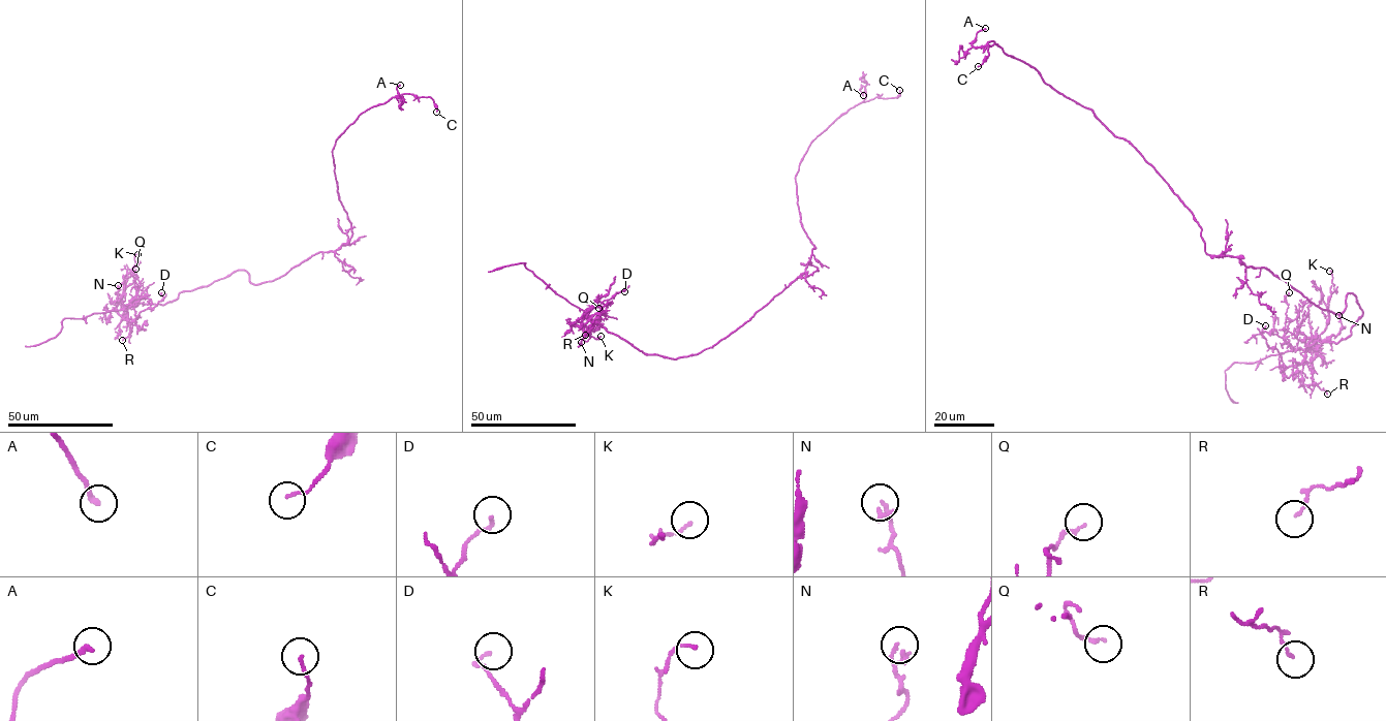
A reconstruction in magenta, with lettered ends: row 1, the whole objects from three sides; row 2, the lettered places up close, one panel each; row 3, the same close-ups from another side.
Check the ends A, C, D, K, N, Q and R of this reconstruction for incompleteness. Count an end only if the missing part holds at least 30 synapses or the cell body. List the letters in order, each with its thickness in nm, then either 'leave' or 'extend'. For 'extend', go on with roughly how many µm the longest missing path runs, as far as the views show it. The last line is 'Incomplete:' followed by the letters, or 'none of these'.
A: 190 nm thick; leave
C: 100 nm thick; leave
D: 130 nm thick; leave
K: 100 nm thick; leave
N: 110 nm thick; leave
Q: 140 nm thick; leave
R: 120 nm thick; leave
Incomplete: none of these

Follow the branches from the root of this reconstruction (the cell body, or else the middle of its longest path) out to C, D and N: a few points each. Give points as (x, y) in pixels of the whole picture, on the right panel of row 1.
C: (1282, 279), (1237, 257), (1209, 255), (1192, 212), (1143, 156), (1033, 67), (993, 41), (978, 66)
D: (1282, 279), (1335, 314), (1352, 293), (1362, 314), (1346, 338), (1316, 341), (1288, 367), (1266, 343), (1265, 325)
N: (1282, 279), (1335, 314), (1352, 293), (1362, 312), (1346, 338), (1308, 346), (1306, 362), (1340, 332), (1338, 315)

